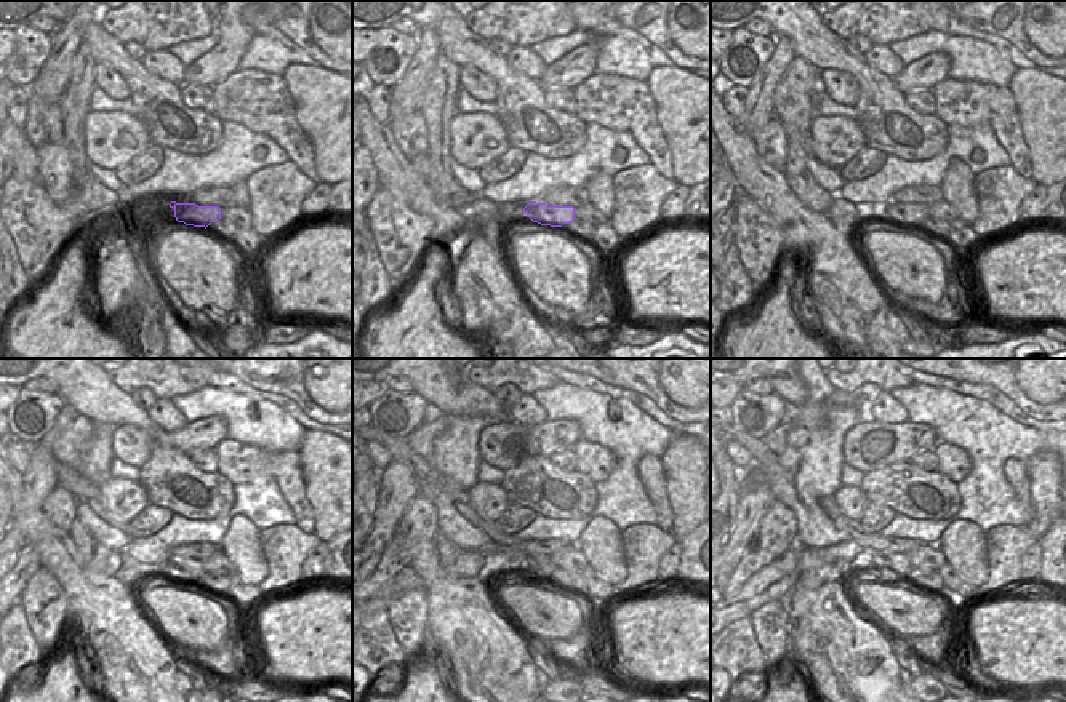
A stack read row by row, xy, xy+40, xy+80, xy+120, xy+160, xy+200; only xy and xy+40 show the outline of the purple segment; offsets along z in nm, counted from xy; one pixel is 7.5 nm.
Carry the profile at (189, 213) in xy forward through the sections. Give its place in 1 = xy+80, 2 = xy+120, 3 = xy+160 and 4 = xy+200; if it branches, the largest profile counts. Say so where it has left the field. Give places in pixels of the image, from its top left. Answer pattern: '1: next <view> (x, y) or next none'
1: next xy+80 (911, 215)
2: next xy+120 (188, 570)
3: next xy+160 (540, 566)
4: next xy+200 (897, 563)

